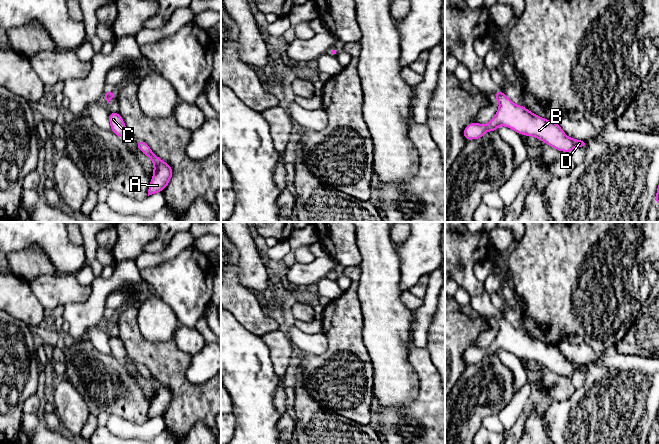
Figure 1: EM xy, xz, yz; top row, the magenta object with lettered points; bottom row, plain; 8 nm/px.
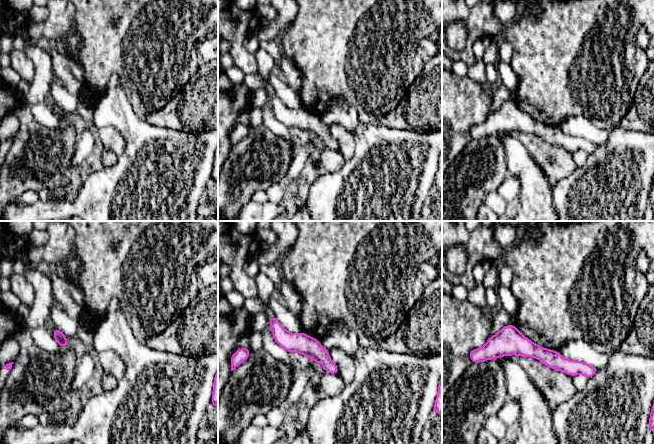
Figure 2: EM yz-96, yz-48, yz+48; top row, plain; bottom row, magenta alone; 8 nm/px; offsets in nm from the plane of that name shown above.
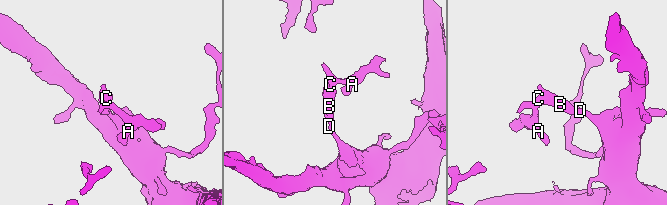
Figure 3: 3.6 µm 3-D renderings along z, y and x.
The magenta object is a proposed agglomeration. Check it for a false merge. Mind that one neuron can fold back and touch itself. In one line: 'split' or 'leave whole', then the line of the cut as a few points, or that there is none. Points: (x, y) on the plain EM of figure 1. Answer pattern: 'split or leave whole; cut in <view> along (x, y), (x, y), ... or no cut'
leave whole; no cut

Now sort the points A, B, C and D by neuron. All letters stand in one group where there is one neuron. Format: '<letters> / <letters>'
A B C D

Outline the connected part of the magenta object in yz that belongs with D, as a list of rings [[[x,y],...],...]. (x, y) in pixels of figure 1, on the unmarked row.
[[[499,313],[494,323],[497,323],[500,328],[495,340],[487,349],[479,347],[467,349],[464,353],[466,364],[481,362],[487,355],[496,355],[498,350],[503,349],[512,352],[519,359],[539,362],[549,370],[563,376],[570,377],[575,370],[586,372],[587,365],[567,361],[556,346],[541,342],[524,330],[515,329],[502,314]]]

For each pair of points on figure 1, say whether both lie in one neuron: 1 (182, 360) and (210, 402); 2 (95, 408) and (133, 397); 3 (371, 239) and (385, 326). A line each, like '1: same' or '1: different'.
1: same
2: same
3: same

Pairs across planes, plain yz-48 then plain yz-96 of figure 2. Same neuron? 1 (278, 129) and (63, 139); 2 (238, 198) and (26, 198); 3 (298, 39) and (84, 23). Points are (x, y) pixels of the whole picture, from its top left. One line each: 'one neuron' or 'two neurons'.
1: two neurons
2: two neurons
3: one neuron

